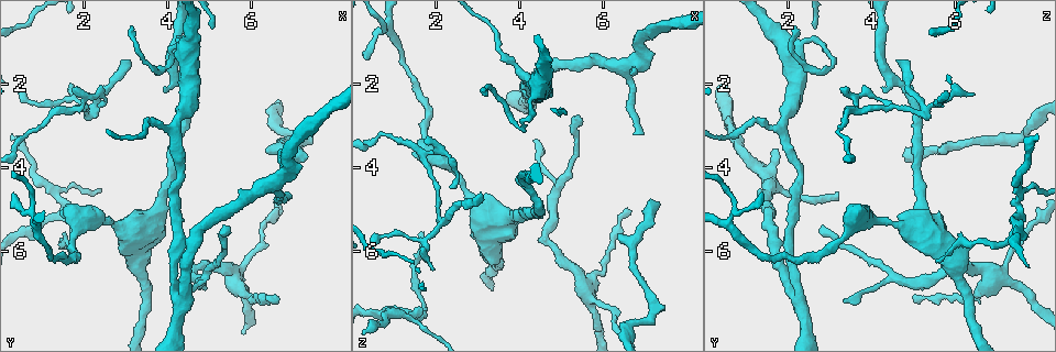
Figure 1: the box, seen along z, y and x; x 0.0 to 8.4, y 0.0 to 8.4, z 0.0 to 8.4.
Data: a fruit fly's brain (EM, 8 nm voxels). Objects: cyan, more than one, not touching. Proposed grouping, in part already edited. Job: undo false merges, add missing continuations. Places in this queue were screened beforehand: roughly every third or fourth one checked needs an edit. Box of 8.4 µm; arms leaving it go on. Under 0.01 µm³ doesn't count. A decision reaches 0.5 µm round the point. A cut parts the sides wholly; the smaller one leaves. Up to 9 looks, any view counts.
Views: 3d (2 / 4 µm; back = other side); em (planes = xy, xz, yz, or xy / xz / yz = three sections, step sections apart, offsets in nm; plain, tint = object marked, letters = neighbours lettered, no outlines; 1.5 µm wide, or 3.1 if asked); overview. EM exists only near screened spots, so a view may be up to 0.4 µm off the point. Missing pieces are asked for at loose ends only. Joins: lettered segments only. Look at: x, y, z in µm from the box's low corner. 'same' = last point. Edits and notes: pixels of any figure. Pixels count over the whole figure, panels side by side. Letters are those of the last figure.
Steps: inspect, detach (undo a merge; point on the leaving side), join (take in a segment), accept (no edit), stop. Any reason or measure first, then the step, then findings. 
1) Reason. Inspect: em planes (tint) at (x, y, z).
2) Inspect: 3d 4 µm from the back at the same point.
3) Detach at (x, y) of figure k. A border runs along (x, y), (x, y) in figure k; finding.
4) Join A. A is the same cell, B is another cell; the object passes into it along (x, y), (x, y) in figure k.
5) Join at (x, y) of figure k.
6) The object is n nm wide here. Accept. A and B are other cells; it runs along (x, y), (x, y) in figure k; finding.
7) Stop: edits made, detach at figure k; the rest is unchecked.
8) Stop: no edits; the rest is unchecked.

Two arms in line, one across. Inspect: em planes (letters) at (1.60, 2.70, 3.65).

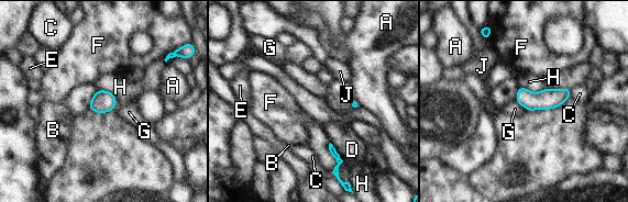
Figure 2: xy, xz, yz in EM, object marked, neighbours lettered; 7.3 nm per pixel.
The object is 140 nm wide here. Accept. A, B, C, D, E, F, G, H and J are other cells; a border runs along (515, 101), (528, 111) in figure 2; continuous, no second neuron.

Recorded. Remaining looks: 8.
Abrupt turn. Inspect: 3d 4 µm from the back at (0.90, 5.35, 0.55).

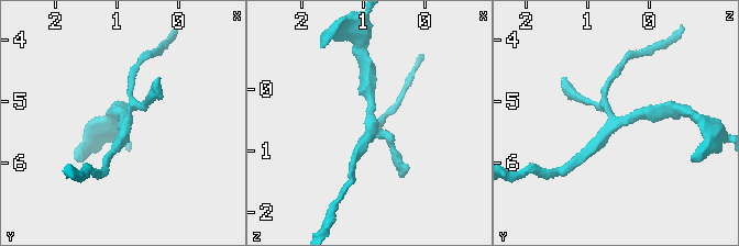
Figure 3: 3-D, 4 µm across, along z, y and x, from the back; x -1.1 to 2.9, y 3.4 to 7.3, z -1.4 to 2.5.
Now the EM. Inspect: em planes (letters) at (0.80, 5.40, 0.60).

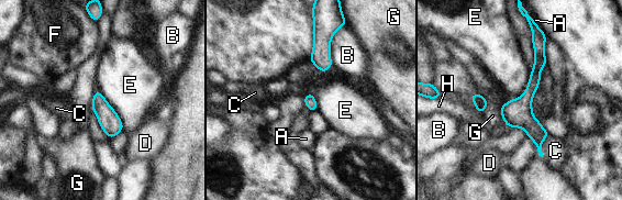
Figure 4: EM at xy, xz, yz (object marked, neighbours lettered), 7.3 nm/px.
Accept. A, B, C, D, E, F, G and H are other cells; a border runs along (499, 107), (499, 112), (504, 122) in figure 4; one neuron here.

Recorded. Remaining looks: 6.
Branch stops here. Inspect: em xz step 4 (letters) at (6.75, 4.65, 3.25).

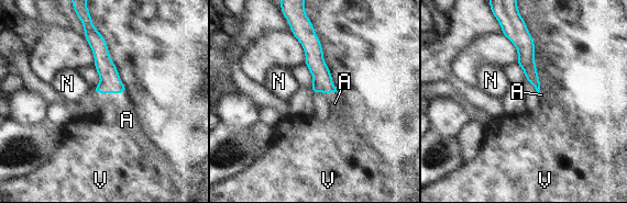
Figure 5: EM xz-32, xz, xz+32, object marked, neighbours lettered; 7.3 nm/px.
Join A. A is the same cell, N and V are other cells; the neuron continues.

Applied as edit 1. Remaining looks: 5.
See it whole again. Inspect: overview.

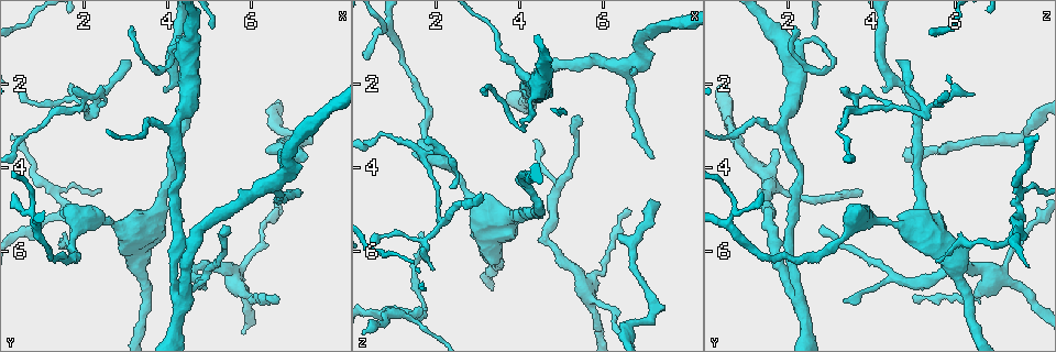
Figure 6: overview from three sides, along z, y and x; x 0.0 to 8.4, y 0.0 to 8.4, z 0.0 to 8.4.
Tapers out. Inspect: em xz step 8 (tint) at (1.70, 6.30, 5.55).

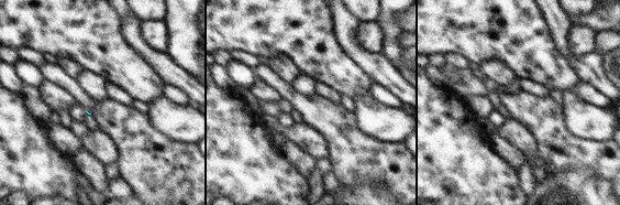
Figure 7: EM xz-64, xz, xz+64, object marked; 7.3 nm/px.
Cut it another way. Inspect: em planes (letters) at the same point.

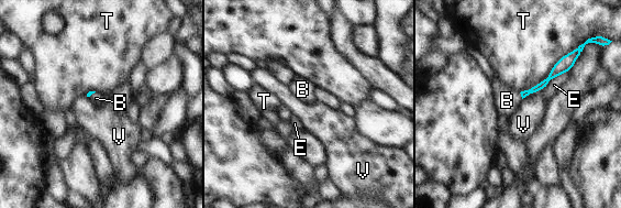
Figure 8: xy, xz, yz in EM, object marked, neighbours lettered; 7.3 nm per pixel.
Join B. B is the same cell, E, T and V are other cells; the object passes into it along (544, 83), (521, 96), (507, 100) in figure 8; it goes on there.

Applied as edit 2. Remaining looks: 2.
Stop: edits made, join at figure 5, join at figure 8; the rest is unchecked.

